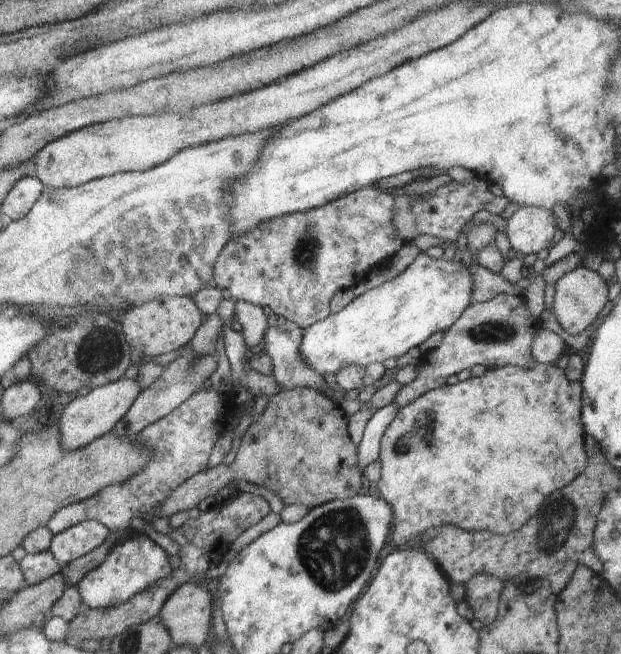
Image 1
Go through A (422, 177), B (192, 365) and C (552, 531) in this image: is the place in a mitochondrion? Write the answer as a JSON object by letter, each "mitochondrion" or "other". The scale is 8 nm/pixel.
{"A":"other","B":"mitochondrion","C":"mitochondrion"}

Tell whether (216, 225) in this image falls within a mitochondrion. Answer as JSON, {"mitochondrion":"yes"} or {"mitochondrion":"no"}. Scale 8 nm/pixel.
{"mitochondrion":"no"}

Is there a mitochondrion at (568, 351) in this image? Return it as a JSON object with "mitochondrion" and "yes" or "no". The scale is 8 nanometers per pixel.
{"mitochondrion":"no"}

